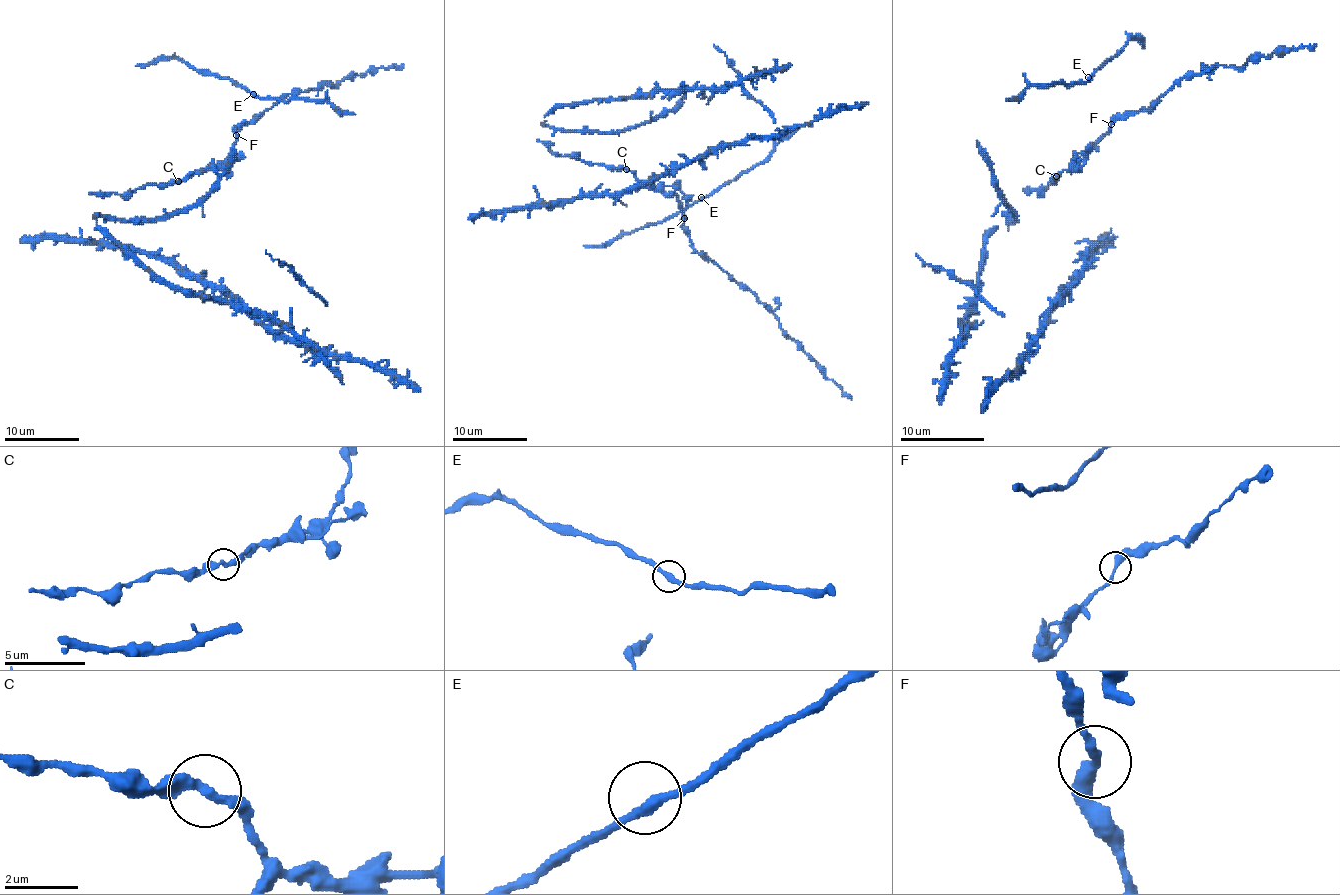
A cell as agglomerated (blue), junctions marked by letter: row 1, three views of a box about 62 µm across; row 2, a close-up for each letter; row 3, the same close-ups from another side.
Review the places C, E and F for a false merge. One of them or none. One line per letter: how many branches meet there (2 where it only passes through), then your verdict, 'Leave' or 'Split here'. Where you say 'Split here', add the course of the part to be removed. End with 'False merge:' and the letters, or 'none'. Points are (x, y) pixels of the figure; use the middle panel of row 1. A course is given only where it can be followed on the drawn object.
C: Branches: 2. Leave
E: Branches: 2. Leave
F: Branches: 2. Leave
False merge: none

